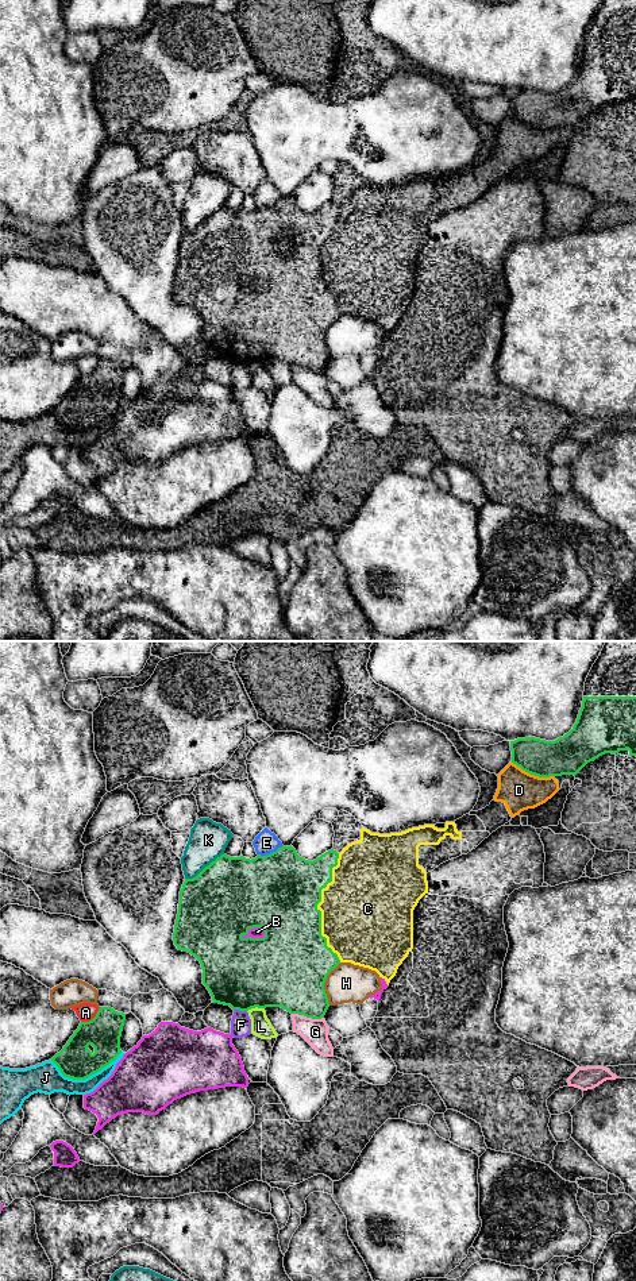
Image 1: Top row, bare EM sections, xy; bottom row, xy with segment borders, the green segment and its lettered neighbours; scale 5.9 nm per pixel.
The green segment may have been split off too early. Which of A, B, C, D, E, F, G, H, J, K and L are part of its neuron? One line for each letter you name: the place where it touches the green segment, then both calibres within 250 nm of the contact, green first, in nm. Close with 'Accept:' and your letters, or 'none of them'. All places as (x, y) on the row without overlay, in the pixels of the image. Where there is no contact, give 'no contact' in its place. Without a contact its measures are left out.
Accept: none of them

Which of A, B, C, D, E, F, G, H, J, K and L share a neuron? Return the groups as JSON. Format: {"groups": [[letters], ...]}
{"groups": [["A"], ["B", "H"], ["C", "D"], ["E"], ["F"], ["G"], ["J"], ["K"], ["L"]]}

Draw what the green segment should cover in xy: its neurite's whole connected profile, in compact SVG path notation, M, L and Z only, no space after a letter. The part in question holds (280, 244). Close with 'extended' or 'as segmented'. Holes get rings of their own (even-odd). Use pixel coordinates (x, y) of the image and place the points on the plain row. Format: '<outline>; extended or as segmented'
M281 198L275 204L255 211L230 209L221 207L208 219L205 219L196 229L185 231L180 243L178 266L174 277L173 293L178 302L188 304L194 308L203 320L203 336L209 343L213 355L230 358L232 362L248 363L251 360L281 359L290 366L304 367L312 371L324 370L329 355L324 342L324 335L331 323L334 323L340 312L331 300L327 298L327 290L321 288L321 263L317 256L321 254L321 242L332 234L332 220L338 217L339 205L334 201L325 204L313 213L300 209L293 198ZM262 279L263 290L248 289L248 282Z; as segmented

